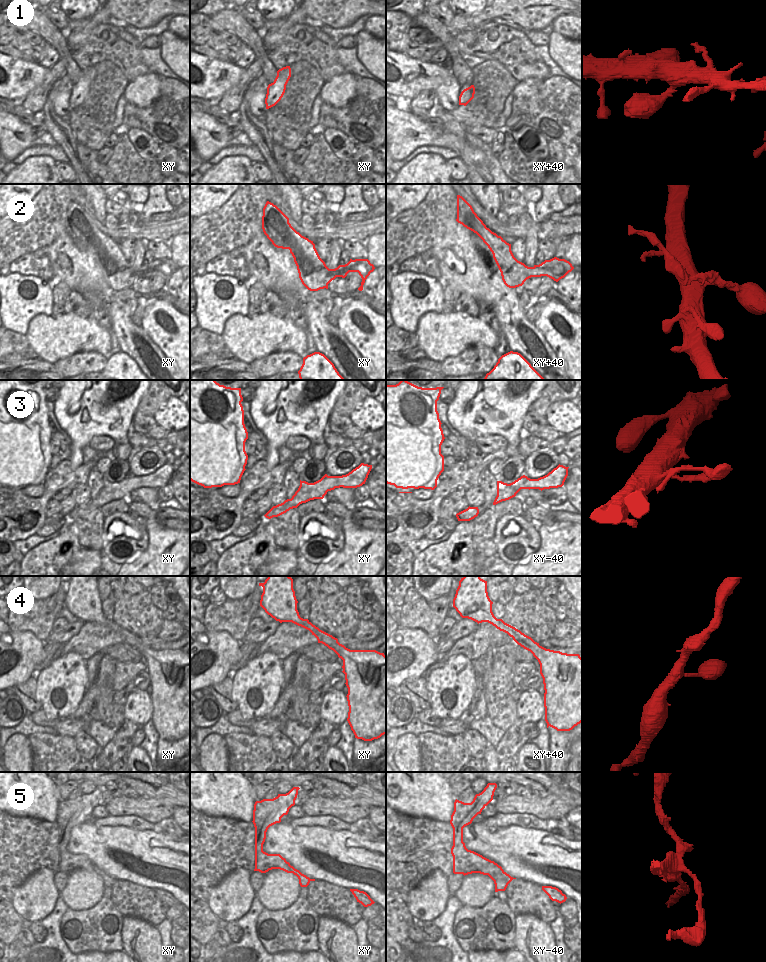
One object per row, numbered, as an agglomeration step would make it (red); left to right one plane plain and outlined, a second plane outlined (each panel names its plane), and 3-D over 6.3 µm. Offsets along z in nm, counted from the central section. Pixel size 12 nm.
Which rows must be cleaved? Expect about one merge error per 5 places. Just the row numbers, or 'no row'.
2, 5

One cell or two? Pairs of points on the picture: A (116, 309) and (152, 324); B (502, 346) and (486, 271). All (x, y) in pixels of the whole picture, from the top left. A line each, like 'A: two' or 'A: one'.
A: two
B: two

